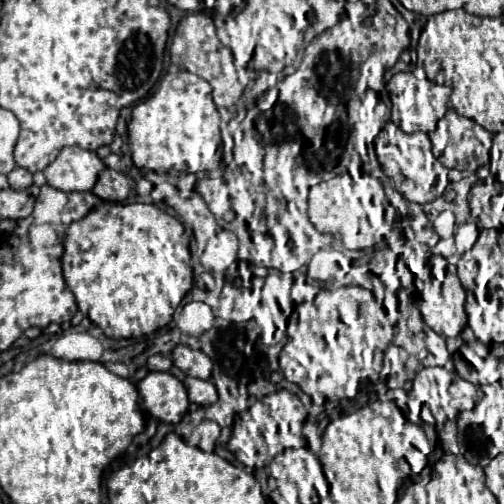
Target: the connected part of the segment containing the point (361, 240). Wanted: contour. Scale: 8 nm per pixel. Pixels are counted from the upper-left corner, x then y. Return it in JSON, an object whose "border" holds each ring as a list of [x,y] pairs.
{"border":[[[348,173],[336,175],[330,181],[322,181],[310,187],[308,197],[308,217],[320,233],[340,237],[346,249],[366,249],[374,247],[374,229],[370,227],[360,199],[352,191],[352,179]]]}

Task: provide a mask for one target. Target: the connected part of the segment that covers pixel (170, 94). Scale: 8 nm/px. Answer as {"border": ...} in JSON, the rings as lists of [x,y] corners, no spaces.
{"border":[[[180,69],[176,75],[166,75],[158,91],[132,109],[128,143],[134,165],[156,173],[168,173],[170,169],[180,173],[218,169],[222,161],[220,113],[216,111],[210,91],[208,81],[194,73]]]}

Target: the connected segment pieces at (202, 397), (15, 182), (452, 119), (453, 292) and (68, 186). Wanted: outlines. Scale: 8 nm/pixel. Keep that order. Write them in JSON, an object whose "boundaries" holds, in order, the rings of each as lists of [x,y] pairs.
{"boundaries":[[[[190,379],[188,381],[188,399],[196,405],[212,405],[218,401],[218,391],[212,381]]],[[[16,167],[16,169],[12,169],[12,173],[8,173],[8,183],[12,189],[24,191],[26,187],[32,185],[32,173],[28,173],[22,167]]],[[[452,109],[446,113],[444,121],[448,143],[438,157],[444,167],[472,173],[480,165],[486,165],[490,161],[490,131],[478,127],[472,119],[456,115],[456,111]]],[[[433,255],[429,259],[431,264],[430,277],[424,279],[424,289],[420,292],[418,308],[424,323],[434,329],[442,337],[456,337],[466,327],[466,290],[458,279],[456,266],[451,265],[445,258]]],[[[72,145],[64,147],[58,153],[56,161],[44,169],[44,175],[46,185],[60,189],[64,193],[90,191],[102,169],[104,163],[96,153]]]]}

